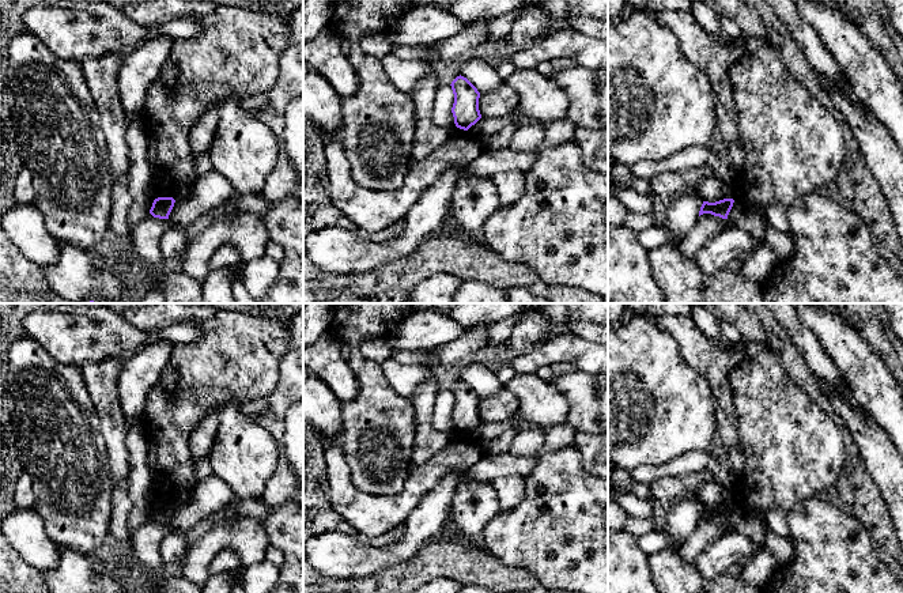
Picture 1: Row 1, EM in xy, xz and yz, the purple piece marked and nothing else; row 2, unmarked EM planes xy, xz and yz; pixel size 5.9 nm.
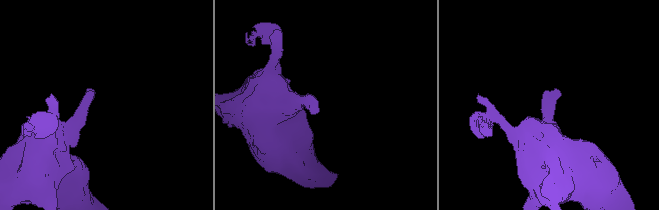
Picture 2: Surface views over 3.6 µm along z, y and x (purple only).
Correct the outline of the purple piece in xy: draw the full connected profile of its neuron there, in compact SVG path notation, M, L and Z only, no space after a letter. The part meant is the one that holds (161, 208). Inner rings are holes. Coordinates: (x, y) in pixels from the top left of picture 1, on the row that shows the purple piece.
M158 197L154 200L150 214L154 218L169 219L169 215L174 207L175 200L173 197Z

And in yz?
M723 199L715 203L703 201L699 216L703 214L711 214L714 216L719 216L722 219L728 219L728 215L733 207L733 199Z

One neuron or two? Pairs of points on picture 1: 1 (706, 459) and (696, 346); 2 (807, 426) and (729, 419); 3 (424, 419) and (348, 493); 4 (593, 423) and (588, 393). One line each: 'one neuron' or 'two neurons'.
1: two neurons
2: two neurons
3: two neurons
4: one neuron

